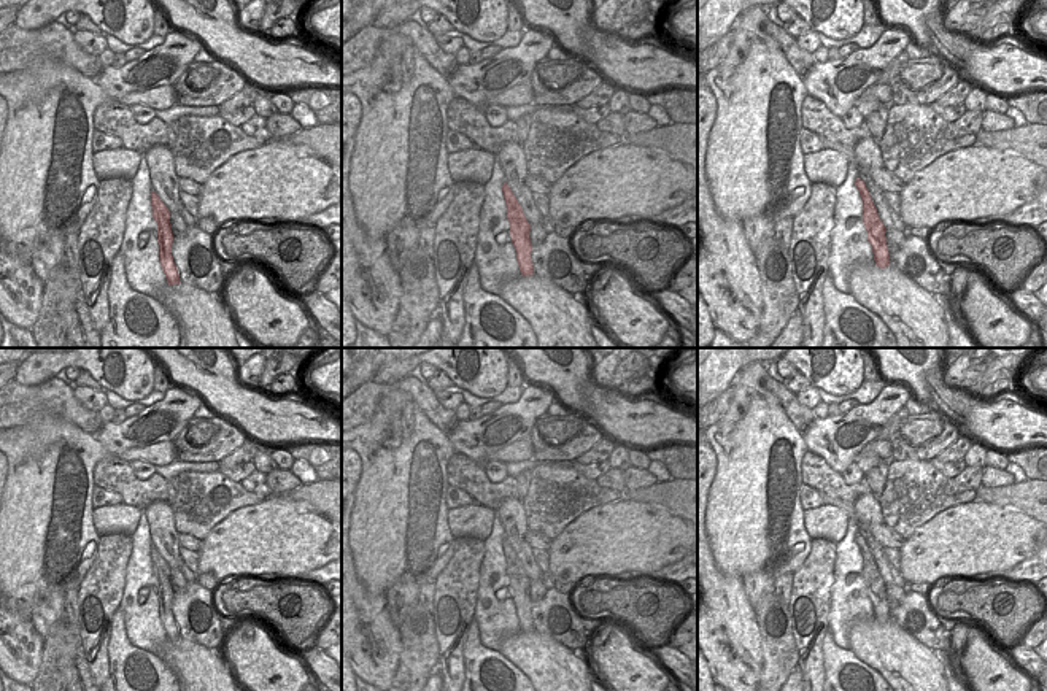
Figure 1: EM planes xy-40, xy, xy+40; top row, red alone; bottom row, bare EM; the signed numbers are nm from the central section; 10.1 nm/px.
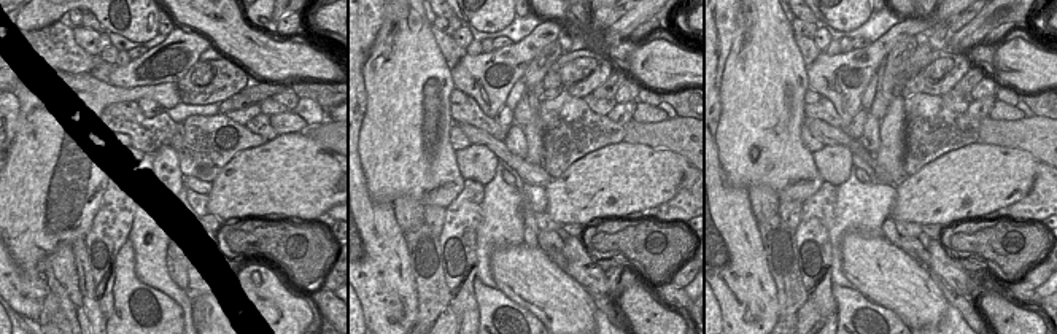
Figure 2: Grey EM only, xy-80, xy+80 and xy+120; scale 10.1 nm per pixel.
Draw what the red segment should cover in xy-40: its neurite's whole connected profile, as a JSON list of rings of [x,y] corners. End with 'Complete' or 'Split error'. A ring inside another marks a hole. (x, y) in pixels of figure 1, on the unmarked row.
[[[154,546],[151,548],[151,562],[153,573],[157,578],[159,616],[162,626],[165,629],[168,642],[180,640],[180,629],[172,612],[172,600],[175,594],[170,580],[172,569]]]. Complete

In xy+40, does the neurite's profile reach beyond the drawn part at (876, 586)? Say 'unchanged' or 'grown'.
unchanged

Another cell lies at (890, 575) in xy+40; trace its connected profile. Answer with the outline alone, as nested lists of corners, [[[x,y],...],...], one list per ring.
[[[866,532],[866,543],[871,550],[871,554],[877,564],[879,573],[883,578],[885,585],[899,586],[907,593],[907,586],[904,578],[901,577],[899,570],[896,570],[883,554],[883,548],[871,532]]]

